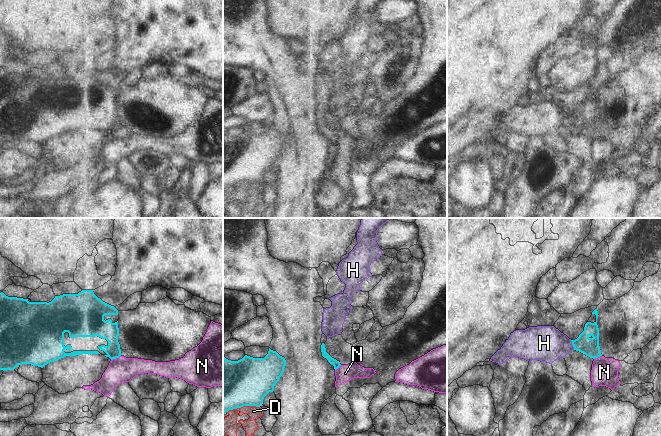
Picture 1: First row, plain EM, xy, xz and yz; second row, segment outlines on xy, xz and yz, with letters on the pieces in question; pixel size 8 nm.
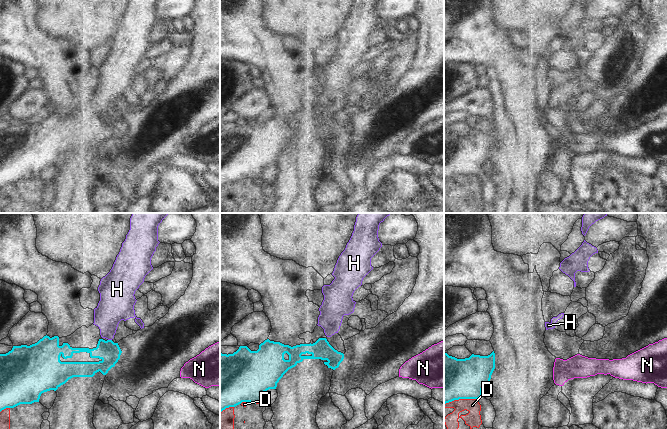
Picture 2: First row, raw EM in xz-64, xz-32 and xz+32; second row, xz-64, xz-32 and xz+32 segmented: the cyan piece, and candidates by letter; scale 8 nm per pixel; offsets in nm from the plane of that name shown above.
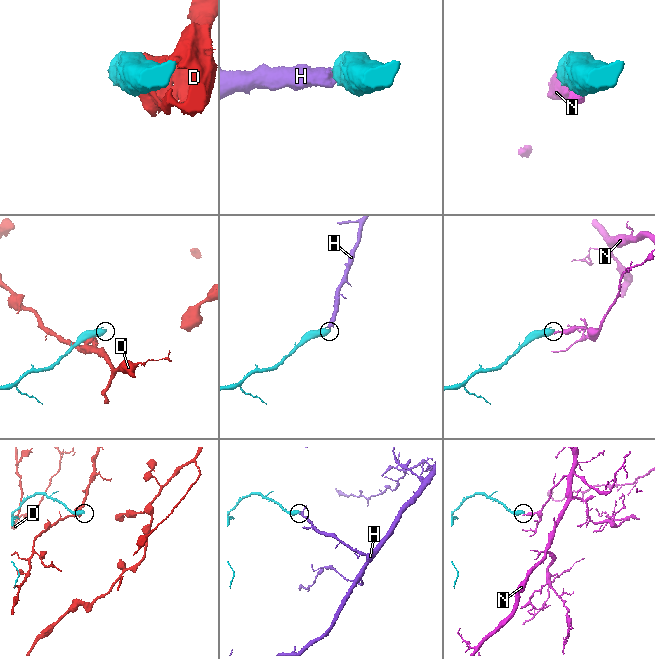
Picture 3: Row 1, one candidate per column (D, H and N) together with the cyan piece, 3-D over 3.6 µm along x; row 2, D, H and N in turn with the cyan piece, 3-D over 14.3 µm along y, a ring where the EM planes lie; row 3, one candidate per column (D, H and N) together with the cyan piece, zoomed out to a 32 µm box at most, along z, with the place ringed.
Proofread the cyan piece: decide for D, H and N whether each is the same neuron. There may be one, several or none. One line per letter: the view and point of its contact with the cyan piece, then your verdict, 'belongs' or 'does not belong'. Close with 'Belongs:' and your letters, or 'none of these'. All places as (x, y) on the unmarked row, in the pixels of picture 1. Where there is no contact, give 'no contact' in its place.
D: contact xz (242, 182); does not belong
H: contact yz (572, 120); belongs
N: contact xy (115, 134); does not belong
Belongs: H

